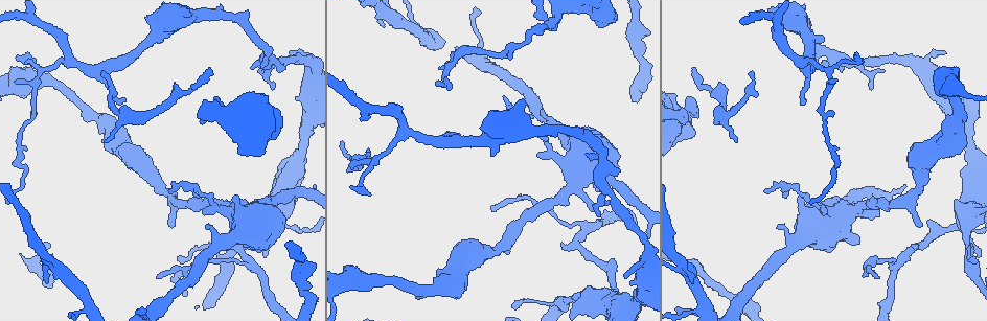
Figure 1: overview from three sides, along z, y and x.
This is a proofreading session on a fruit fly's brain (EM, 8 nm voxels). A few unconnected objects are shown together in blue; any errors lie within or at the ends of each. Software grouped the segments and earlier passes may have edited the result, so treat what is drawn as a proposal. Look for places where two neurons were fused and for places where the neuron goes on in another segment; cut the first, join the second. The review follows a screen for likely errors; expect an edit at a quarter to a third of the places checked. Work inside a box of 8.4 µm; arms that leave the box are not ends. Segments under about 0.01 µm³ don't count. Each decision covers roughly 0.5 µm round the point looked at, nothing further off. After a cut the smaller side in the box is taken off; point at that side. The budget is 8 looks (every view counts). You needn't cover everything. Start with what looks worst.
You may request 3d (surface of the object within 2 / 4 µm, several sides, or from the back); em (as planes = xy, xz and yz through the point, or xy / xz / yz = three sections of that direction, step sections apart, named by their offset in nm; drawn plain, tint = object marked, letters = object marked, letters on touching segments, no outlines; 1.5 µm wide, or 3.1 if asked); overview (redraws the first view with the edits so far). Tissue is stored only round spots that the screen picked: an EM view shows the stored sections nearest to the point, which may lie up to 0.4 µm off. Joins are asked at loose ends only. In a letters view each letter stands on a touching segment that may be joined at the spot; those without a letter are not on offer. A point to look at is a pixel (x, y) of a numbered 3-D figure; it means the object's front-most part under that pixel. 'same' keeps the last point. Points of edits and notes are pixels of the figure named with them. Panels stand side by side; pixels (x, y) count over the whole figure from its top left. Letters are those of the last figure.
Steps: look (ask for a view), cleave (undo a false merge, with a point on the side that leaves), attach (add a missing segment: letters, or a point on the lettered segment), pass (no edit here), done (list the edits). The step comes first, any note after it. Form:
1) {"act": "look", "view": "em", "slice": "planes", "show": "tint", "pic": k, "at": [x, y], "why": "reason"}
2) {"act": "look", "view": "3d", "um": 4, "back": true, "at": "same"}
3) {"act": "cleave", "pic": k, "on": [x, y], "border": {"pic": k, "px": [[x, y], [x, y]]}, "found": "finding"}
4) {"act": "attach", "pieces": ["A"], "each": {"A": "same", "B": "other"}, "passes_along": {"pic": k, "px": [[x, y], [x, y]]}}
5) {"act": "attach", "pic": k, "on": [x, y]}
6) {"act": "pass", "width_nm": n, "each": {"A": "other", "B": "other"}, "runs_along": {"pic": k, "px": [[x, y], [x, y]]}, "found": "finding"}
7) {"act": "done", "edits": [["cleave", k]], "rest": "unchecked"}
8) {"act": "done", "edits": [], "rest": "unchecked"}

{"act": "look", "view": "em", "slice": "planes", "show": "letters", "pic": 1, "at": [209, 68], "why": "free end"}

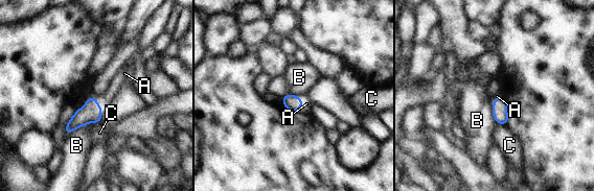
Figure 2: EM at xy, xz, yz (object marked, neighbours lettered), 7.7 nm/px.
{"act": "attach", "pieces": ["A"], "each": {"A": "same", "B": "other", "C": "other"}, "passes_along": {"pic": 2, "px": [[292, 102], [301, 101], [306, 103]]}, "found": "the neuron continues"}

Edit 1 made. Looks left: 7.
{"act": "look", "view": "em", "slice": "planes", "show": "letters", "pic": 1, "at": [437, 85], "why": "thin end"}

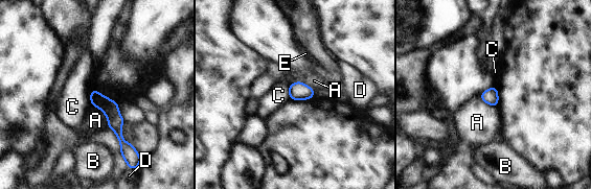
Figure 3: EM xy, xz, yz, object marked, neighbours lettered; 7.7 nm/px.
{"act": "pass", "width_nm": 120, "longest_contact_nm": ["A", 180], "each": {"A": "other", "B": "other", "C": "other", "D": "other", "E": "other"}, "found": "none of them fits"}

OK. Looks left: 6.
{"act": "look", "view": "em", "slice": "planes", "show": "tint", "pic": 1, "at": [834, 57], "why": "a fork"}

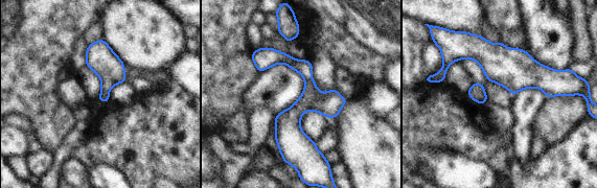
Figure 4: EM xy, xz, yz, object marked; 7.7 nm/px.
{"act": "look", "view": "em", "slice": "planes", "show": "letters", "at": "same", "why": "what lies round it"}

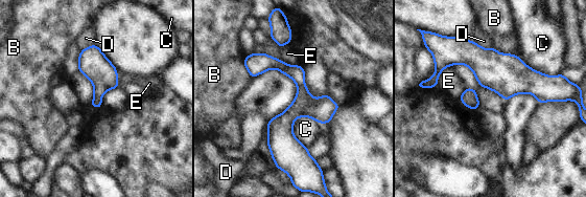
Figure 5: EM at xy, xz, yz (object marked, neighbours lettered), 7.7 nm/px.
{"act": "pass", "width_nm": 220, "each": {"B": "other", "C": "other", "D": "other", "E": "other"}, "border": {"pic": 5, "px": [[474, 41], [486, 48], [492, 47]]}, "found": "all the same neuron"}

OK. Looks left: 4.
{"act": "done", "edits": [["attach", 2]], "rest": "unchecked"}

